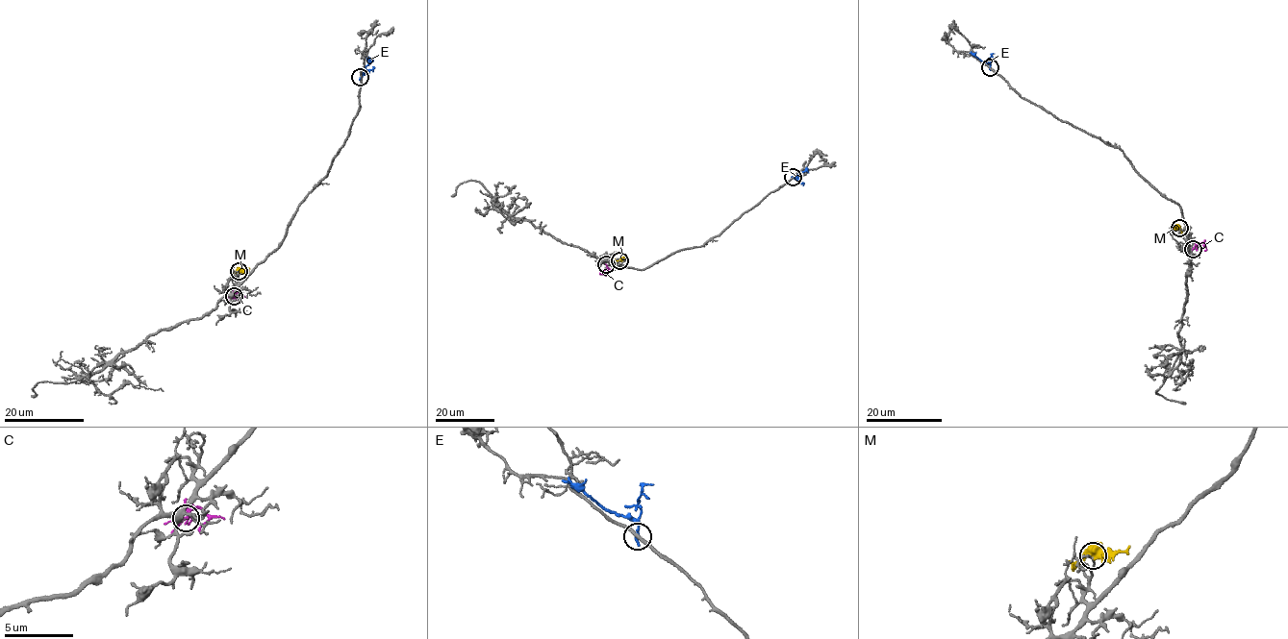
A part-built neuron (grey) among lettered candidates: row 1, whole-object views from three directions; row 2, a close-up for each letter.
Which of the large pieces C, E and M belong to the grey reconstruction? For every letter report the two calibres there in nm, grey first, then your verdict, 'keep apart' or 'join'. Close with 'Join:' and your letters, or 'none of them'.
C: calibres 140 and 160 nm; join
E: calibres 240 and 220 nm; keep apart
M: calibres 140 and 480 nm; keep apart
Join: C

